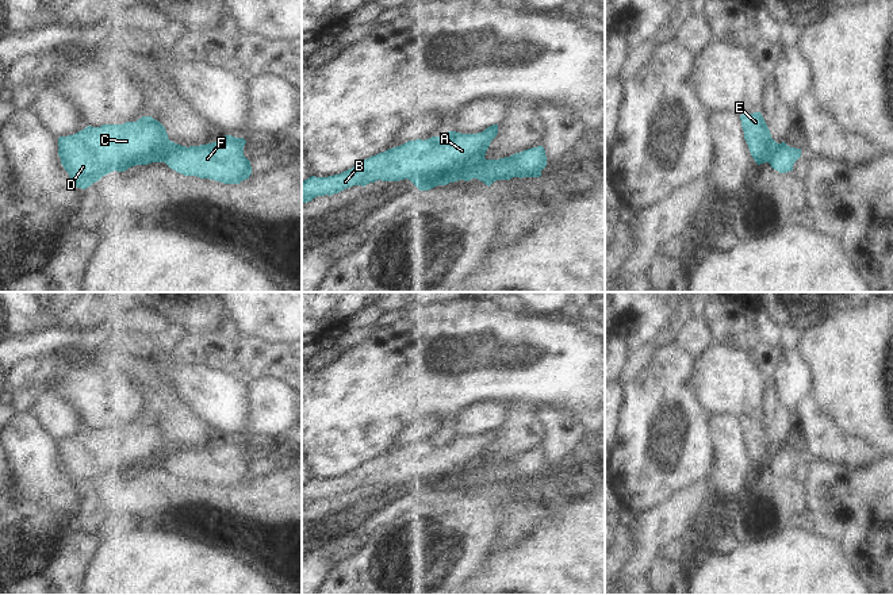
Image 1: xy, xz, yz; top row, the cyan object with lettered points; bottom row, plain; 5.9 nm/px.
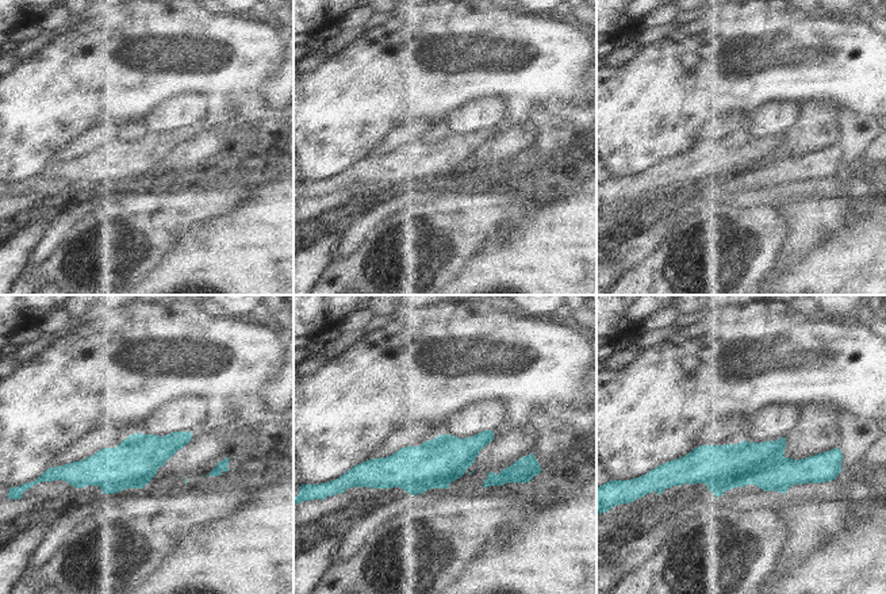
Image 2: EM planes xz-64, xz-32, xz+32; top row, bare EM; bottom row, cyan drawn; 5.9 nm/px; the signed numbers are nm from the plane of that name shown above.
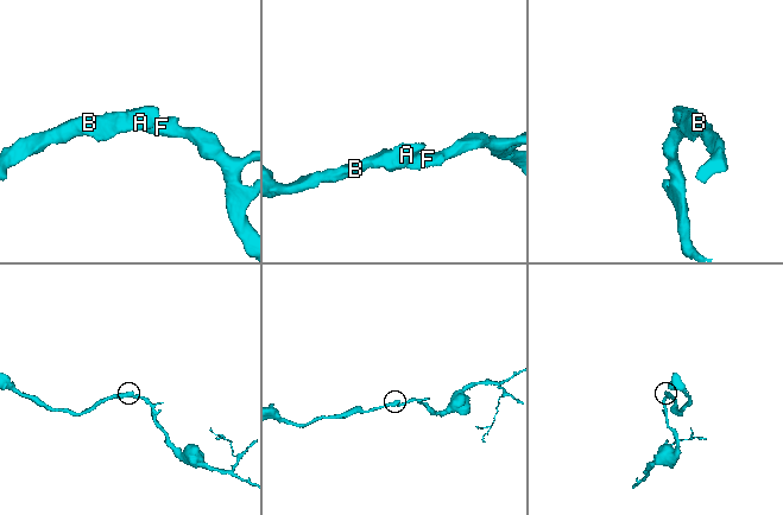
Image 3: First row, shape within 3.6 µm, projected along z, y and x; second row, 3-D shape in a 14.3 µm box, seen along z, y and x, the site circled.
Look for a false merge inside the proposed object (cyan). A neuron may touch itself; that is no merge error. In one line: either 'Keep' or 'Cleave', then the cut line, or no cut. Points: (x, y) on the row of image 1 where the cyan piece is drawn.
Cleave. Split along xz (483, 156), (459, 179).

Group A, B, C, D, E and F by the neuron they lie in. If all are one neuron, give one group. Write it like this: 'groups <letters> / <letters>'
groups A B C D E / F

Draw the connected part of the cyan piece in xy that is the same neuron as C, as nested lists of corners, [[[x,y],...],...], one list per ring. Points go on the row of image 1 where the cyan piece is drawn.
[[[152,116],[123,124],[88,126],[84,130],[58,138],[58,156],[77,188],[85,189],[103,176],[116,170],[124,172],[135,165],[165,162],[177,143],[168,138],[165,127]]]

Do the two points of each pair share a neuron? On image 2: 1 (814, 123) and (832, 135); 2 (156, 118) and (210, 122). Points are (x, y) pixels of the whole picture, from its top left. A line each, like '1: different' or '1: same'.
1: same
2: different

